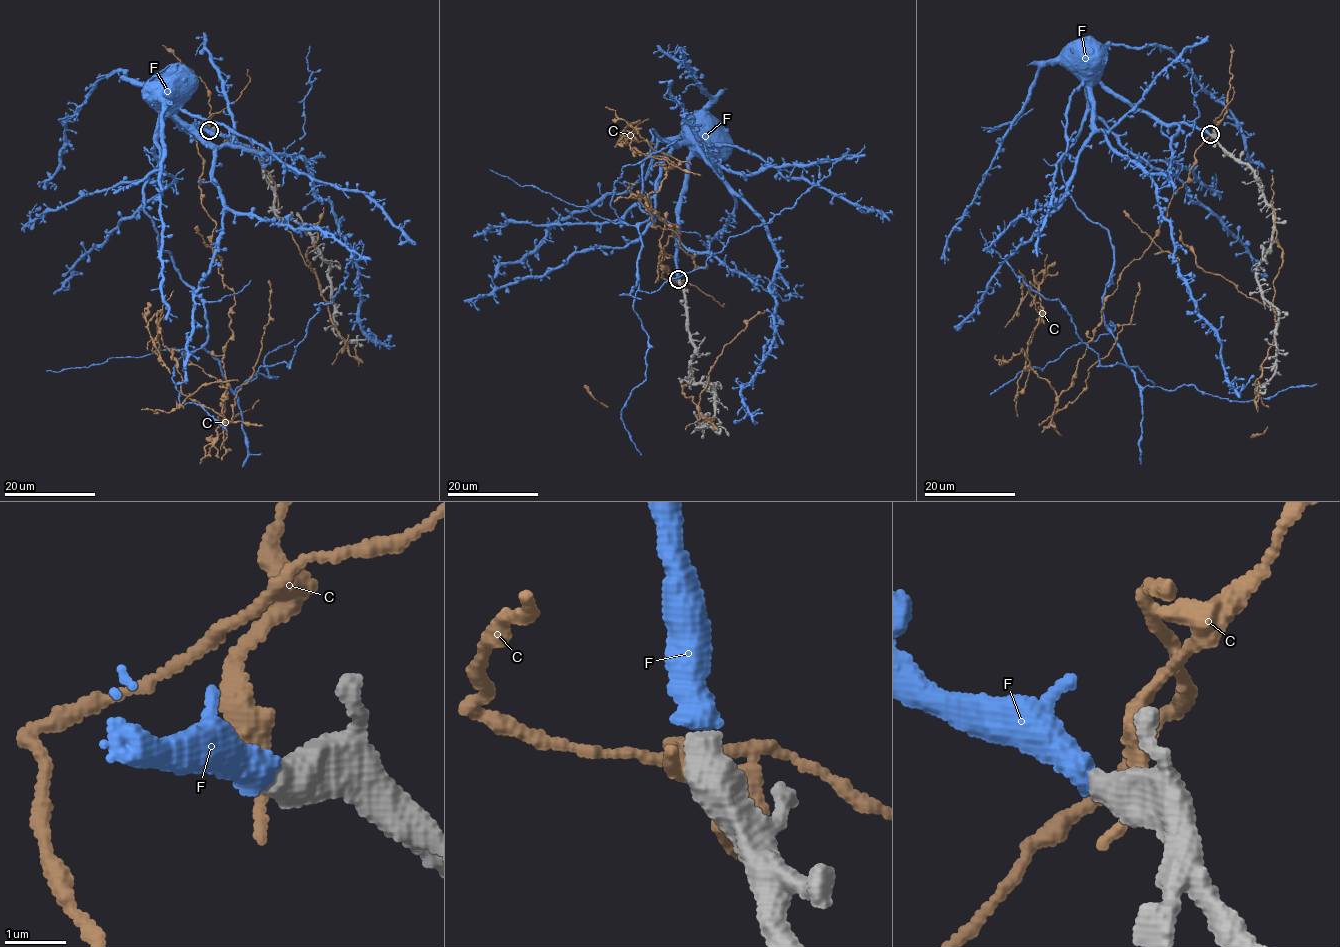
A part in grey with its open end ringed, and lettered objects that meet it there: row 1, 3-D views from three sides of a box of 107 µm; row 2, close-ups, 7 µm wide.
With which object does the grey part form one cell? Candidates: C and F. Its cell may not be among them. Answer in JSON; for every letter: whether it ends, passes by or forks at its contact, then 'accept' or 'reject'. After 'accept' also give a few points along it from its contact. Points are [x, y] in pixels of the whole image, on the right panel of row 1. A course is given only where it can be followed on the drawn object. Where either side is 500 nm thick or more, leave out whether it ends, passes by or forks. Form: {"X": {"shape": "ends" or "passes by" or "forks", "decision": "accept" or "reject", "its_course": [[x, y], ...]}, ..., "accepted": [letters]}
{"C": {"decision": "reject"}, "F": {"decision": "accept", "its_course": [[1209, 134], [1088, 85], [1061, 173], [1075, 206], [1107, 231], [1104, 323], [1142, 387], [1252, 401], [1316, 383]]}, "accepted": ["F"]}

